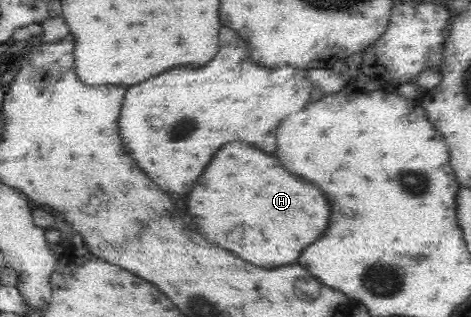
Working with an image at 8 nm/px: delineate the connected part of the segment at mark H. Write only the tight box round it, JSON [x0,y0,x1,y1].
[187,142,329,268]

